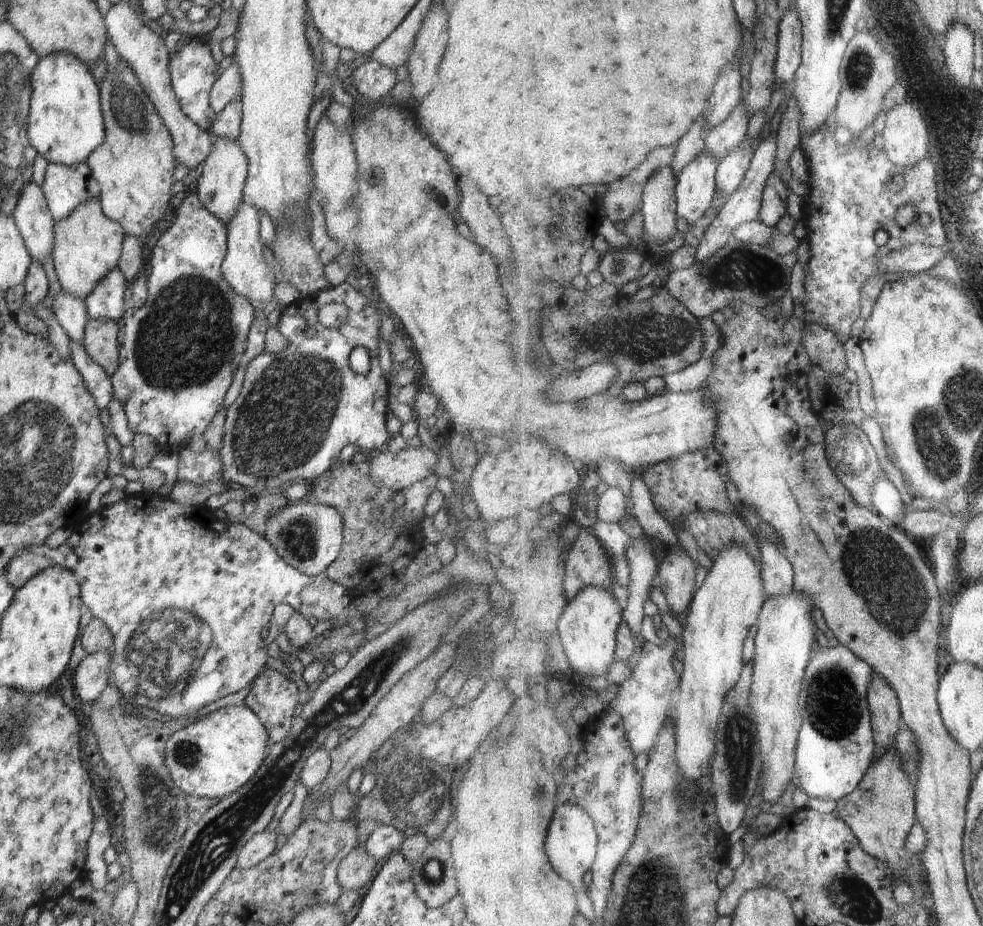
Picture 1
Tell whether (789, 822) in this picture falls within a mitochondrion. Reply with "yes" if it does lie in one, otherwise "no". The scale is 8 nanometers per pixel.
no

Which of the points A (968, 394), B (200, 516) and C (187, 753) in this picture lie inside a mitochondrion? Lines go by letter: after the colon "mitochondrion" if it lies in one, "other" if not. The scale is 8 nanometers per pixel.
A: mitochondrion
B: other
C: mitochondrion

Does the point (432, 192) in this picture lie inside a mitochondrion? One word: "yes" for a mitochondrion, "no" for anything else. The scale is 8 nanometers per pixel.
yes

